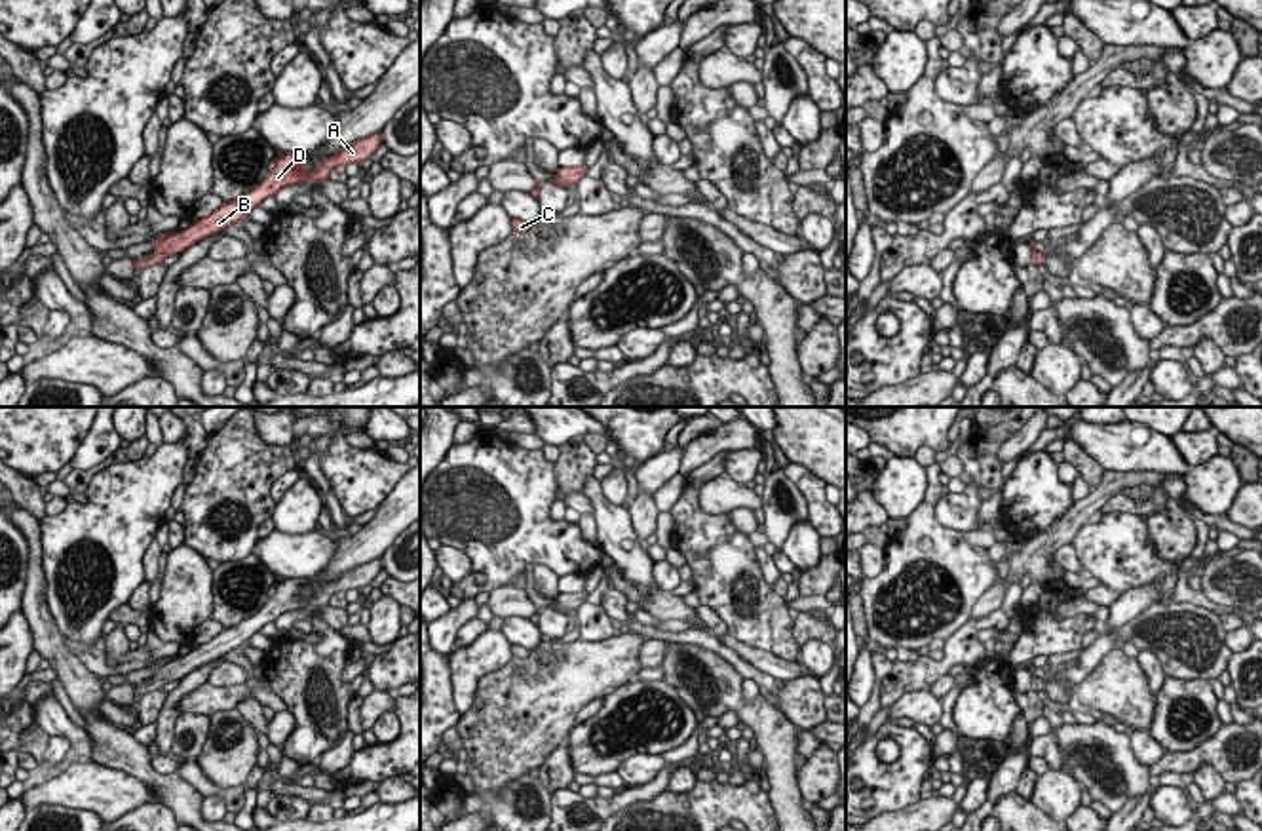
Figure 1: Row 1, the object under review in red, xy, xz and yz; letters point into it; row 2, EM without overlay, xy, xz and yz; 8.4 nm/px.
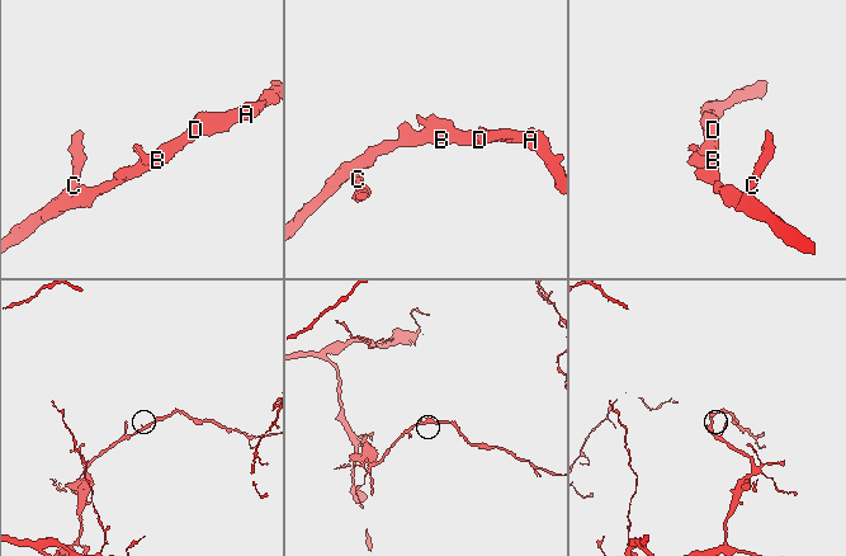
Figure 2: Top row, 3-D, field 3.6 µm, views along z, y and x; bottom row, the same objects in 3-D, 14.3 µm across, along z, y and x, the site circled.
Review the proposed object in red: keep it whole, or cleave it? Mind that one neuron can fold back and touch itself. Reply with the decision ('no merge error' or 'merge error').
no merge error

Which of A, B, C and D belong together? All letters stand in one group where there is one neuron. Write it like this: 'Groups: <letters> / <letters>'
Groups: A B C D

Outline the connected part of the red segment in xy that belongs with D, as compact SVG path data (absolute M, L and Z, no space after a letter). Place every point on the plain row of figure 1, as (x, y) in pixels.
M382 559L369 561L352 569L350 572L342 572L333 582L325 584L321 589L316 589L310 597L304 597L304 586L308 578L287 578L277 580L274 586L276 593L262 605L258 612L255 612L247 620L239 620L236 626L222 629L209 643L203 643L190 650L182 658L173 658L156 666L152 683L148 686L133 686L133 694L141 698L154 688L162 688L167 683L182 679L201 664L209 660L224 658L230 650L245 645L247 639L255 633L260 633L260 628L268 622L276 622L281 614L291 610L302 610L306 607L319 609L329 603L329 599L338 591L357 589L371 584L376 574L382 570Z

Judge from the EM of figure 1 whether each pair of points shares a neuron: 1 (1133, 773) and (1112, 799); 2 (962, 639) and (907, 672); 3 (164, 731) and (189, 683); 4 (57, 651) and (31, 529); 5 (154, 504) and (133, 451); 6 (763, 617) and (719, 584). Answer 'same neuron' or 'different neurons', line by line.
1: same neuron
2: same neuron
3: same neuron
4: same neuron
5: different neurons
6: same neuron

